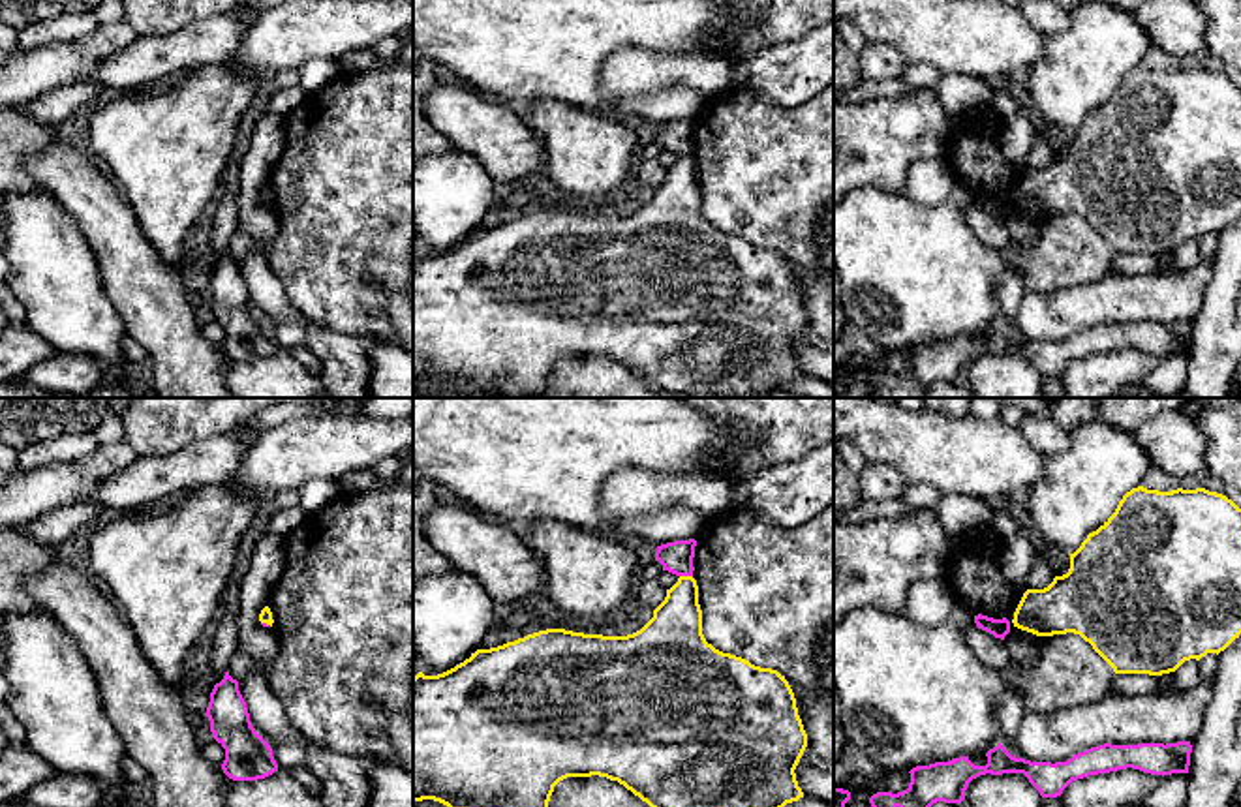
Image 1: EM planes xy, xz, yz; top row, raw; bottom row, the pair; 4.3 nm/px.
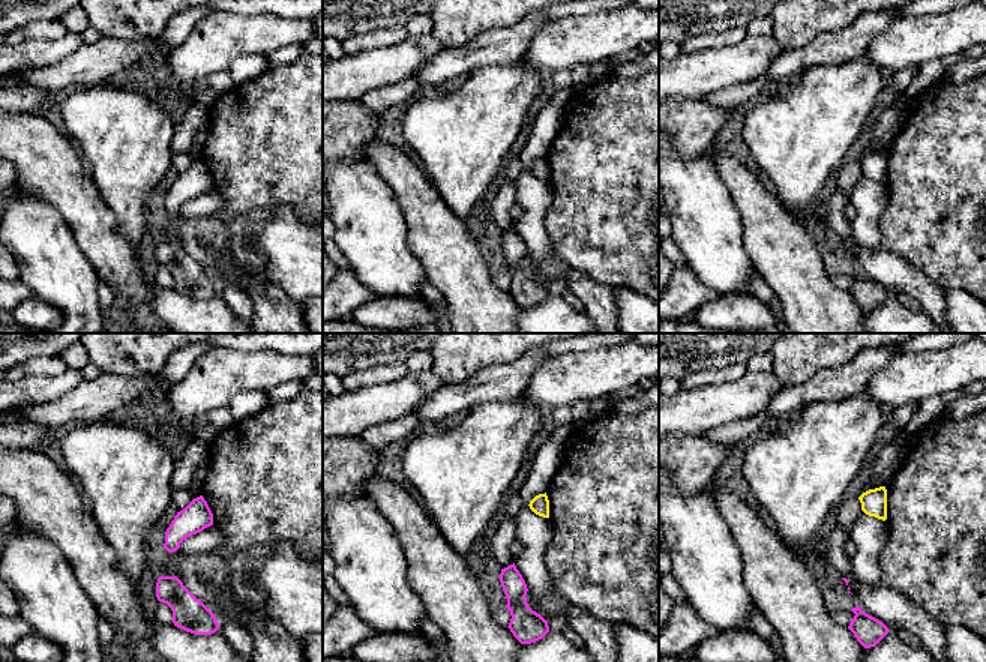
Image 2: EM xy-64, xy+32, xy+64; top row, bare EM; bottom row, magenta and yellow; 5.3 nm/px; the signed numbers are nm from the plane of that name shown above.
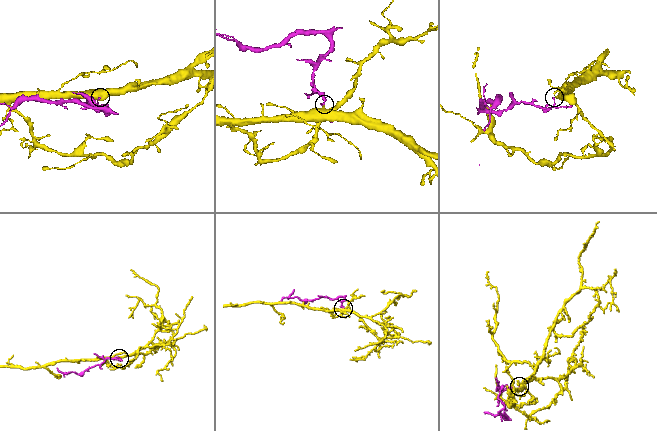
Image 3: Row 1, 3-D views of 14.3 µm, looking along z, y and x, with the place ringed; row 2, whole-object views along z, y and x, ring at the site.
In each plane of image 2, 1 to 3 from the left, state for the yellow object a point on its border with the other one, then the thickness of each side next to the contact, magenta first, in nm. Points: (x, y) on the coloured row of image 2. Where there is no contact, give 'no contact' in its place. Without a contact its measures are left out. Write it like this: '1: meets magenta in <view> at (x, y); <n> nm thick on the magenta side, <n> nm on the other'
1: no contact
2: no contact
3: no contact

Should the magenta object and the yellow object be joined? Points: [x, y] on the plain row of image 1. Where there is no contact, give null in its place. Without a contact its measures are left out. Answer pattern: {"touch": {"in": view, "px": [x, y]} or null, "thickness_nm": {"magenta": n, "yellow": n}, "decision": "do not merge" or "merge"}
{"touch": {"in": "xz", "px": [686, 154]}, "thickness_nm": {"magenta": 140, "yellow": 240}, "decision": "do not merge"}

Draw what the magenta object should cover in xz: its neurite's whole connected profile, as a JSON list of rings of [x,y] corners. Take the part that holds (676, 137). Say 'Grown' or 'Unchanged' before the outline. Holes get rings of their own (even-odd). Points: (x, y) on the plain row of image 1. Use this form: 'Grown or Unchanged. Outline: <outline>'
Unchanged. Outline: [[[695,118],[661,124],[657,126],[655,141],[663,145],[663,150],[676,156],[693,156],[695,126]]]

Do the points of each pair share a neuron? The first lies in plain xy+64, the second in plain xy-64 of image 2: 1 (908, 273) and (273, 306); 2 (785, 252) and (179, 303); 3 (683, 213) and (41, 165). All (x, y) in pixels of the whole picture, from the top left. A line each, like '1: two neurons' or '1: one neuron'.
1: one neuron
2: two neurons
3: two neurons

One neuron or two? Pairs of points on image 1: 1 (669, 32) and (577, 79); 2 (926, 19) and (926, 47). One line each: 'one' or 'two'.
1: one
2: one

